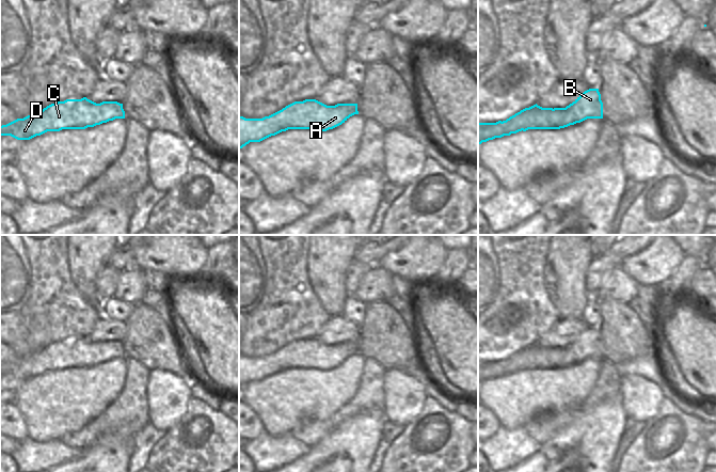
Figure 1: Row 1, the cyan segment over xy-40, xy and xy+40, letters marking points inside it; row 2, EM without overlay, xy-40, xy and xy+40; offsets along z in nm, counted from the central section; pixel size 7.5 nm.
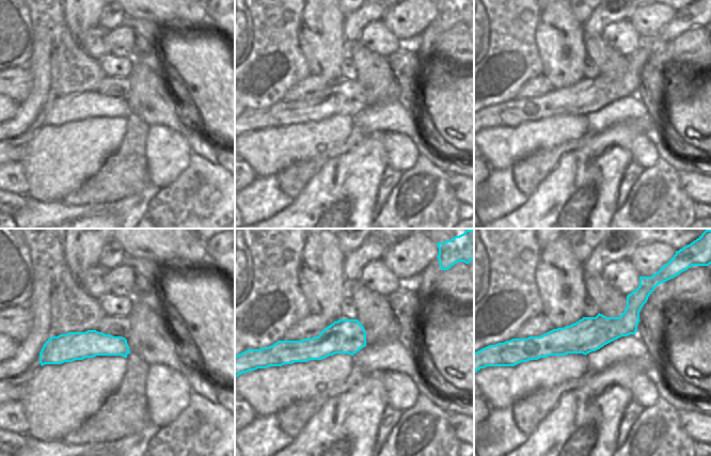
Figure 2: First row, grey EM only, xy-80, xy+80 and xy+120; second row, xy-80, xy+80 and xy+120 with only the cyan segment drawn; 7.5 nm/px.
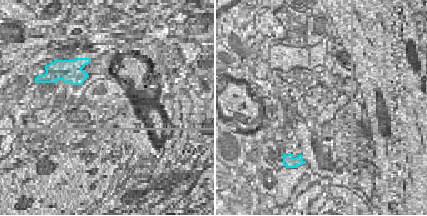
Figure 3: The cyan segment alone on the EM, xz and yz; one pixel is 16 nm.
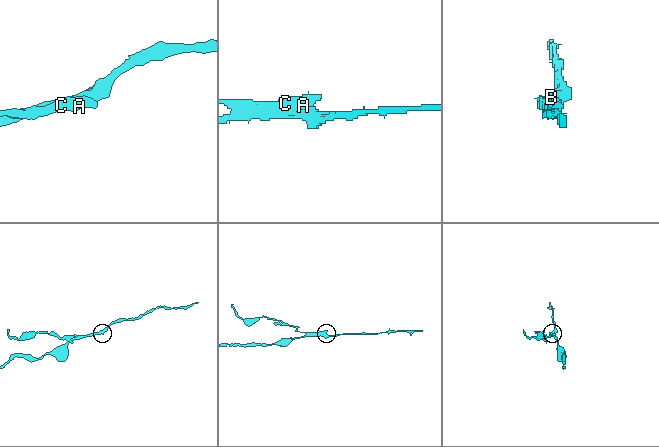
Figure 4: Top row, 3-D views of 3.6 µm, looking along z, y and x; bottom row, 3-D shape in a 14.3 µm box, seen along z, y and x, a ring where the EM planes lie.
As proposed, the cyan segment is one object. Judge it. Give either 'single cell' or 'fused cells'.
fused cells

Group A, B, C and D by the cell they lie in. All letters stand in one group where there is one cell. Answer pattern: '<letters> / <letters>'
A C D / B

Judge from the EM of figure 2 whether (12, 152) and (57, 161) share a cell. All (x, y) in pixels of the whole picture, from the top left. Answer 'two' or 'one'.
two

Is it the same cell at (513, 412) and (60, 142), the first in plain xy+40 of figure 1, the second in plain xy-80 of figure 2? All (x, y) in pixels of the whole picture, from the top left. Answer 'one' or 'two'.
one

